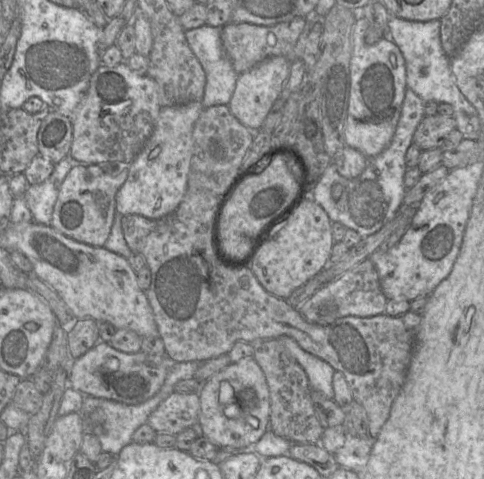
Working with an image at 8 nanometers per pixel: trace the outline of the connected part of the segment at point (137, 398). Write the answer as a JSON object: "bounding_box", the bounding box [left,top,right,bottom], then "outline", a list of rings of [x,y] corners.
{"bounding_box":[68,341,180,405],"outline":[[[99,341],[94,347],[92,347],[89,351],[87,351],[83,356],[81,356],[80,358],[74,361],[71,361],[71,369],[70,369],[70,374],[68,376],[68,385],[69,385],[68,387],[72,387],[74,390],[79,391],[84,396],[92,396],[95,398],[105,398],[108,400],[113,400],[113,401],[121,402],[124,404],[128,404],[128,405],[138,405],[150,399],[160,390],[160,388],[164,384],[164,381],[166,379],[169,369],[174,363],[180,363],[180,362],[174,362],[166,355],[157,356],[157,355],[144,353],[141,351],[134,354],[127,354],[127,353],[116,350],[111,346],[110,343]]]}

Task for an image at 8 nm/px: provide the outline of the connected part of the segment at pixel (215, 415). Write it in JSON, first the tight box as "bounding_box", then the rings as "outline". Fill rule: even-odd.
{"bounding_box":[198,357,270,448],"outline":[[[253,357],[231,363],[206,380],[198,391],[203,435],[219,448],[253,446],[269,429],[270,394],[265,375]]]}

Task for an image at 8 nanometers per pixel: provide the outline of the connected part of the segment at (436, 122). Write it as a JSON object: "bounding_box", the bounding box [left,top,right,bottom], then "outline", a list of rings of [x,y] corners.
{"bounding_box":[413,114,456,151],"outline":[[[439,114],[425,116],[413,135],[413,143],[422,151],[442,148],[447,135],[456,128],[456,121],[453,117]]]}

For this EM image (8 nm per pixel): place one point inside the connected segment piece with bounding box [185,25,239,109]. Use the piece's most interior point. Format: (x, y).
(205, 42)

